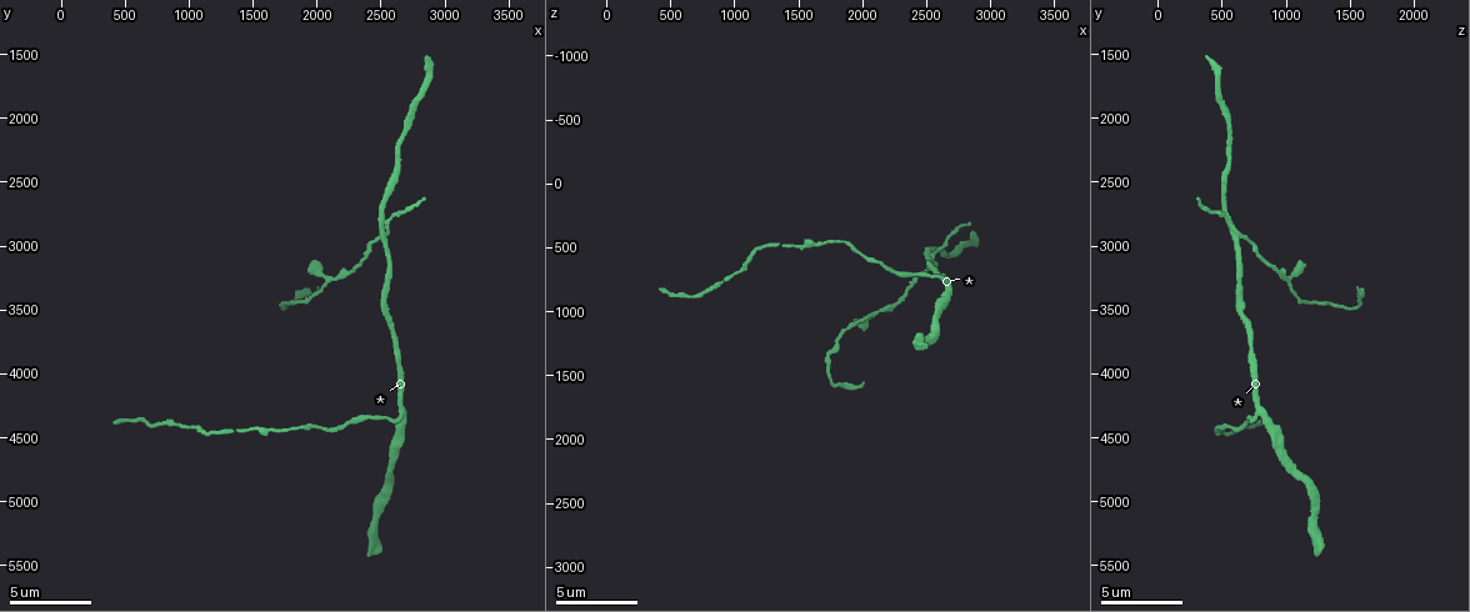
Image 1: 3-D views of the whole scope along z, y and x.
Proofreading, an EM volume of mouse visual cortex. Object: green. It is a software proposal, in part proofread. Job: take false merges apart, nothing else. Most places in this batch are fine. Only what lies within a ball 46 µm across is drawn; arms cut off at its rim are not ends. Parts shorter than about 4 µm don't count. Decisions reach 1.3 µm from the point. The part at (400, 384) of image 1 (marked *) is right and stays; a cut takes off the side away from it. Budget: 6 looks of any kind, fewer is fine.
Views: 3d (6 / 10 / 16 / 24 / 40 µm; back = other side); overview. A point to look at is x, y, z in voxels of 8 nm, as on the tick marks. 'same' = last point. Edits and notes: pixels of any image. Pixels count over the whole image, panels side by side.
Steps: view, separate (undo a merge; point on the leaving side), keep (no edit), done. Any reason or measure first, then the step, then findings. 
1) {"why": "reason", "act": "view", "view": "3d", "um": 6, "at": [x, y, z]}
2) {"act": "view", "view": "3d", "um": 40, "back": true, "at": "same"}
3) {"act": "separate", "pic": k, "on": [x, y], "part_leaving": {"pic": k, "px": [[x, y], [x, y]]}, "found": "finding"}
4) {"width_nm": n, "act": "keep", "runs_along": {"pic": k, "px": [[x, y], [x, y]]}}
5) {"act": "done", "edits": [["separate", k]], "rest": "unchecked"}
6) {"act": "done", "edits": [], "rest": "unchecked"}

{"why": "three arms meet", "act": "view", "view": "3d", "um": 16, "at": [2660, 4340, 800]}

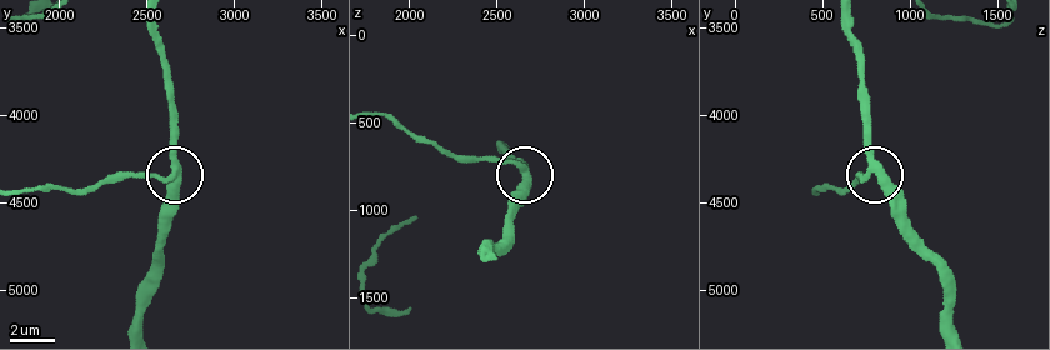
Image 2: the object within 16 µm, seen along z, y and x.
{"width_nm": 340, "act": "keep", "runs_along": {"pic": 2, "px": [[868, 130], [870, 168], [911, 228]]}, "found": "all the same neuron"}

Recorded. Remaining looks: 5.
{"why": "arms part here", "act": "view", "view": "3d", "um": 10, "at": [2520, 2920, 660]}

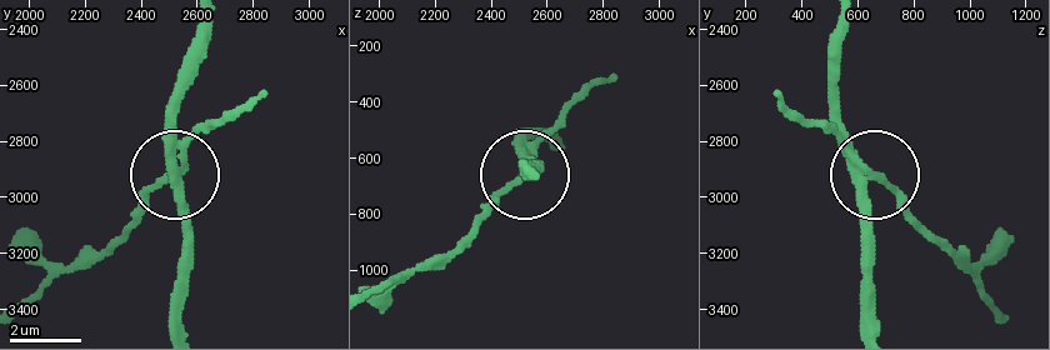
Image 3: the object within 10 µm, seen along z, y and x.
{"act": "view", "view": "3d", "um": 6, "at": "same"}

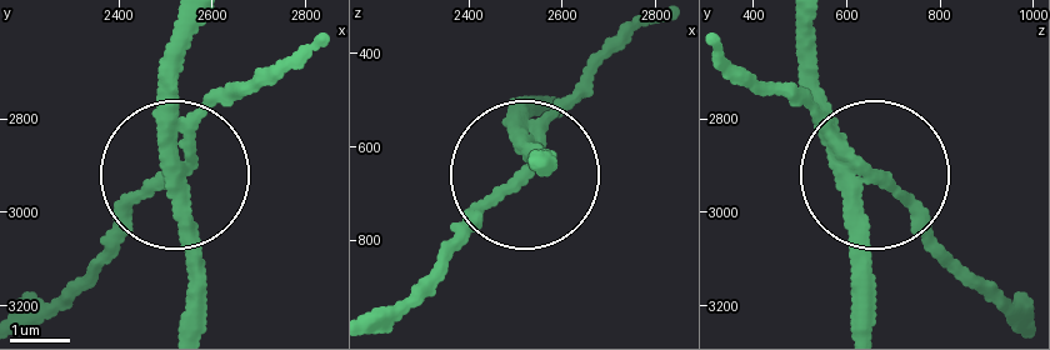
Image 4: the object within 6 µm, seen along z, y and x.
{"arms": 3, "act": "separate", "pic": 4, "on": [138, 203], "part_leaving": {"pic": 4, "px": [[188, 161], [29, 311]]}, "found": "a second neuron is stuck on"}

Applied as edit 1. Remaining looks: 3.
{"why": "see it whole again", "act": "view", "view": "overview"}

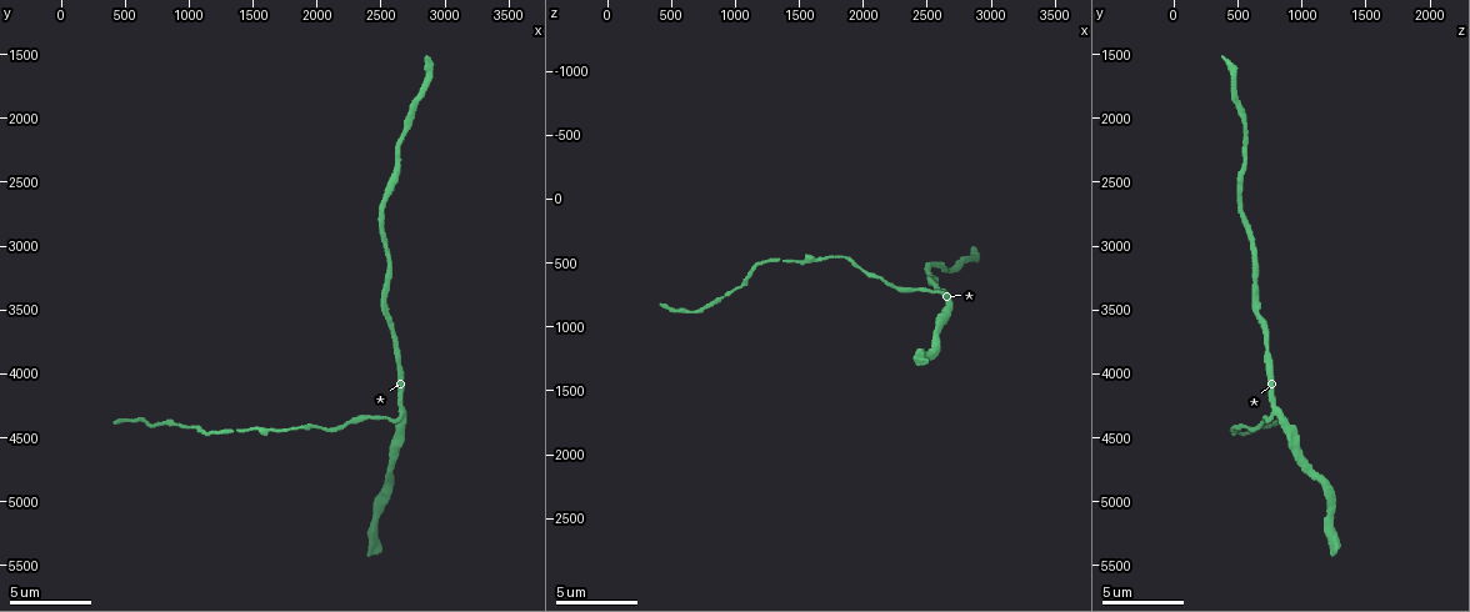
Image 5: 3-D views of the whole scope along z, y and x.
{"why": "calibre changes", "act": "view", "view": "3d", "um": 16, "at": [1220, 4460, 520]}

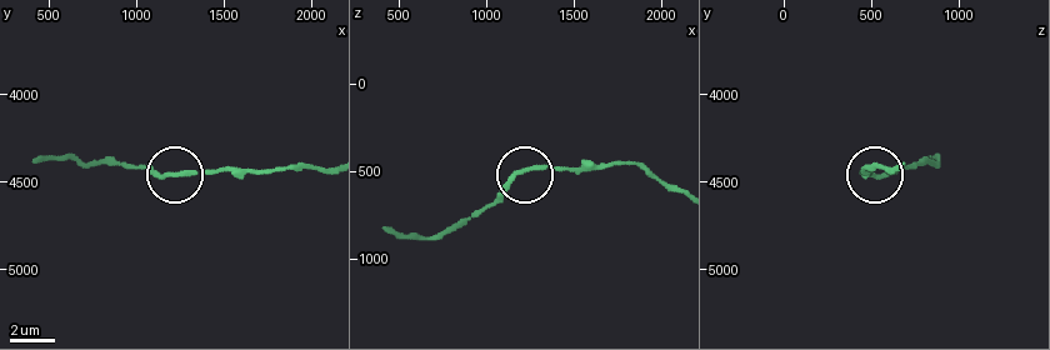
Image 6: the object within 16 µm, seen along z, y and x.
{"act": "view", "view": "3d", "um": 6, "at": [1220, 4460, 500]}

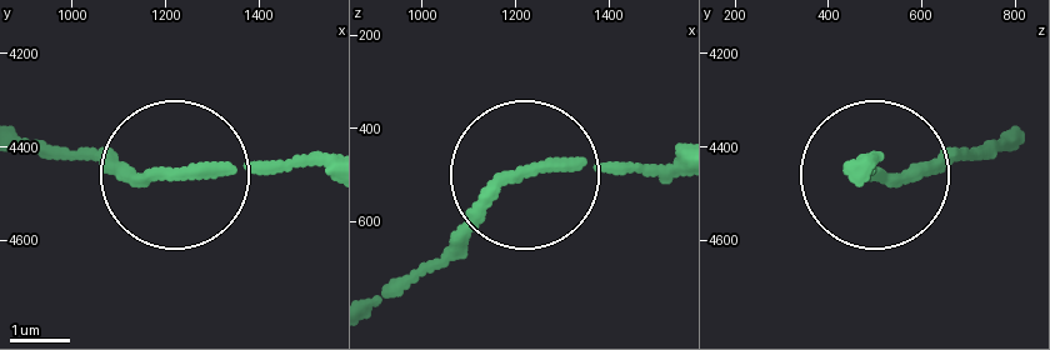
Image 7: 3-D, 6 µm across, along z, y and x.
{"act": "keep", "runs_along": {"pic": 7, "px": [[864, 160], [884, 175], [993, 160]]}, "found": "one neuron here"}

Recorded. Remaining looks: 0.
{"act": "done", "edits": [["separate", 4]], "rest": "unchecked"}

